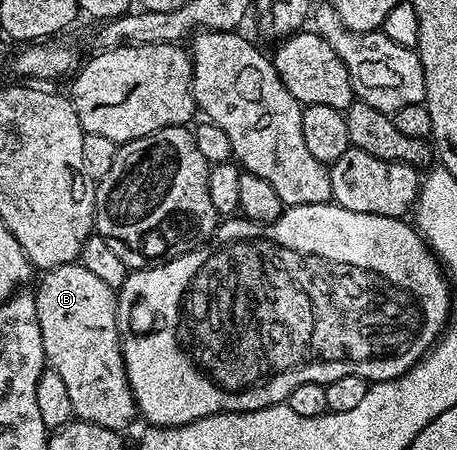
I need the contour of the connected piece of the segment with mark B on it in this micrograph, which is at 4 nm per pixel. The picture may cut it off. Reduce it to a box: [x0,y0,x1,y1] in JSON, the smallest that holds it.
[35,261,138,432]

